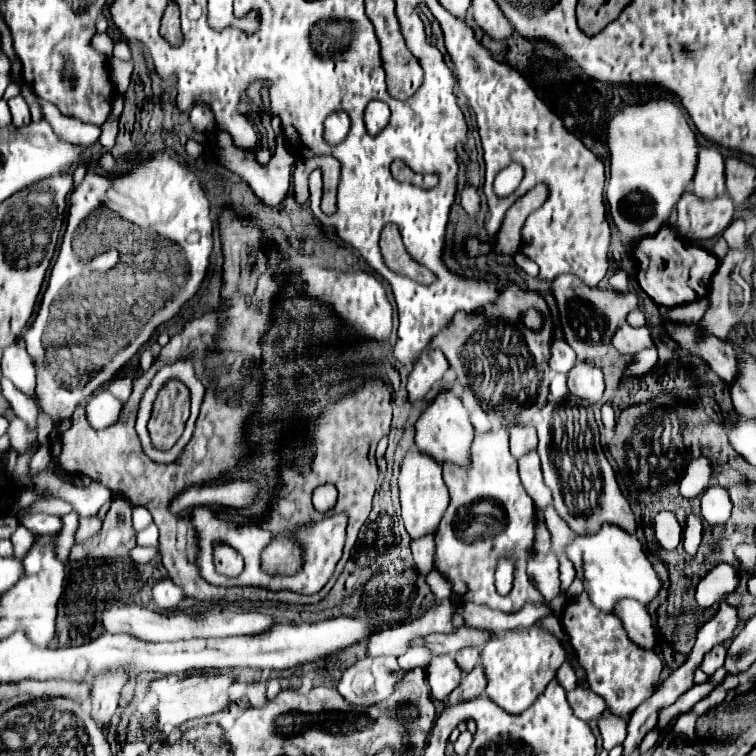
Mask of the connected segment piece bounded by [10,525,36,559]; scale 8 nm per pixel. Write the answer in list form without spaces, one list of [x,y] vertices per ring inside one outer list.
[[[22,525],[12,533],[12,537],[10,537],[10,541],[12,541],[12,545],[14,545],[14,557],[16,559],[22,559],[26,553],[28,553],[28,549],[30,549],[30,545],[34,543],[34,539],[36,539],[36,535],[34,533],[28,533]]]

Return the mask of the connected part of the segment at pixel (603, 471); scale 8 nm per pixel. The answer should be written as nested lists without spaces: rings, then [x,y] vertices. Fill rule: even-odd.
[[[570,397],[550,399],[542,409],[538,429],[538,455],[542,461],[544,483],[550,487],[558,515],[578,535],[592,535],[602,523],[618,525],[628,533],[636,533],[634,513],[622,495],[614,469],[600,447],[598,425],[588,405],[580,405]]]

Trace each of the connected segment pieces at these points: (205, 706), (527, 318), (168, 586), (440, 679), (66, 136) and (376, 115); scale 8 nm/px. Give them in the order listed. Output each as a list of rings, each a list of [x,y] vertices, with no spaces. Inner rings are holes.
[[[200,671],[200,679],[182,679],[180,687],[172,687],[174,679],[166,679],[164,689],[158,681],[152,681],[152,691],[158,693],[158,705],[156,705],[156,721],[152,725],[144,725],[144,731],[166,735],[174,727],[180,727],[184,721],[194,717],[208,717],[218,711],[222,711],[228,703],[228,689],[238,677],[234,673],[216,673],[216,671]]]
[[[530,309],[522,315],[522,323],[534,331],[538,331],[542,327],[542,315],[536,311],[536,309]]]
[[[162,579],[156,581],[152,587],[152,595],[154,595],[154,603],[160,609],[170,609],[174,605],[178,605],[184,599],[184,593],[178,585],[174,585],[170,579]]]
[[[438,655],[428,665],[428,683],[434,699],[446,701],[452,689],[458,687],[462,679],[462,671],[452,655]]]
[[[40,101],[44,119],[52,125],[55,134],[60,140],[67,141],[74,145],[90,147],[100,137],[100,127],[96,125],[84,125],[82,121],[66,117],[58,111],[54,105],[48,105],[46,101]]]
[[[380,101],[368,103],[364,113],[364,123],[370,135],[378,135],[388,125],[388,119],[390,119],[390,109],[386,103],[380,103]]]

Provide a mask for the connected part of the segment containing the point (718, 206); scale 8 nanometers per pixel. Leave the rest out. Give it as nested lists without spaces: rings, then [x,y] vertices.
[[[684,193],[678,203],[678,235],[688,241],[704,241],[720,235],[732,221],[734,203],[728,197],[700,199]]]

